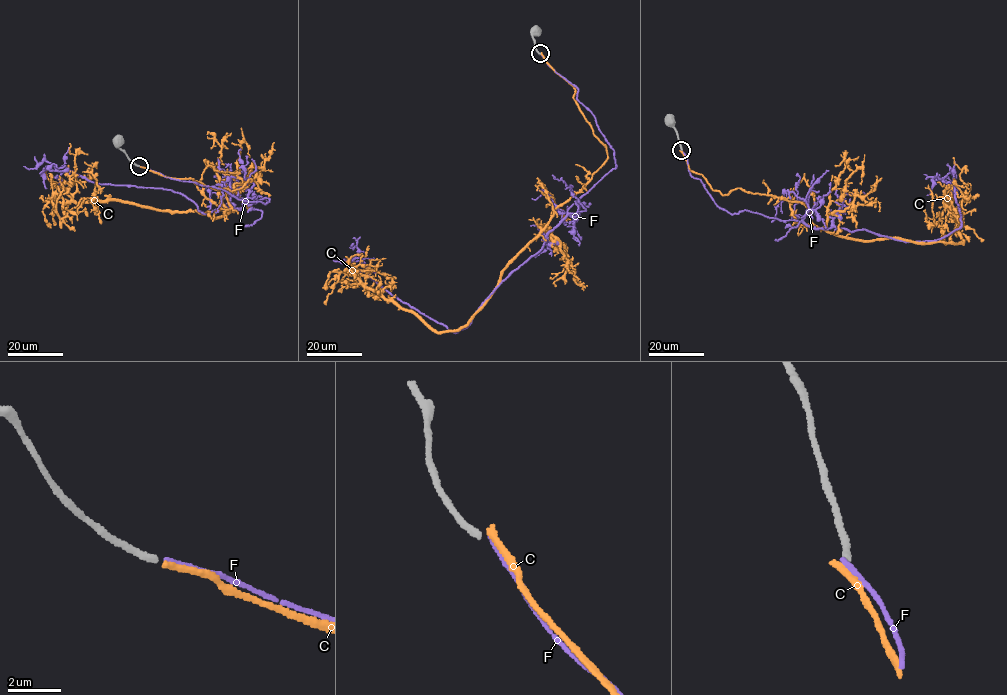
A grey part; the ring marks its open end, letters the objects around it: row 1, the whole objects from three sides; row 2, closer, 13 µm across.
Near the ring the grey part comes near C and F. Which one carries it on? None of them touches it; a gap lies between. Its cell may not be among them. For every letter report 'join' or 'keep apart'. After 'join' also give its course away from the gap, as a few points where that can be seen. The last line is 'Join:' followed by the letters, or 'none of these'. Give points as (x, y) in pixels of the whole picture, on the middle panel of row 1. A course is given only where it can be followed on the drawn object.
C: join | via (541, 54), (574, 87), (606, 147), (603, 164), (455, 330), (434, 332), (366, 288), (346, 263), (390, 275)
F: keep apart
Join: C

